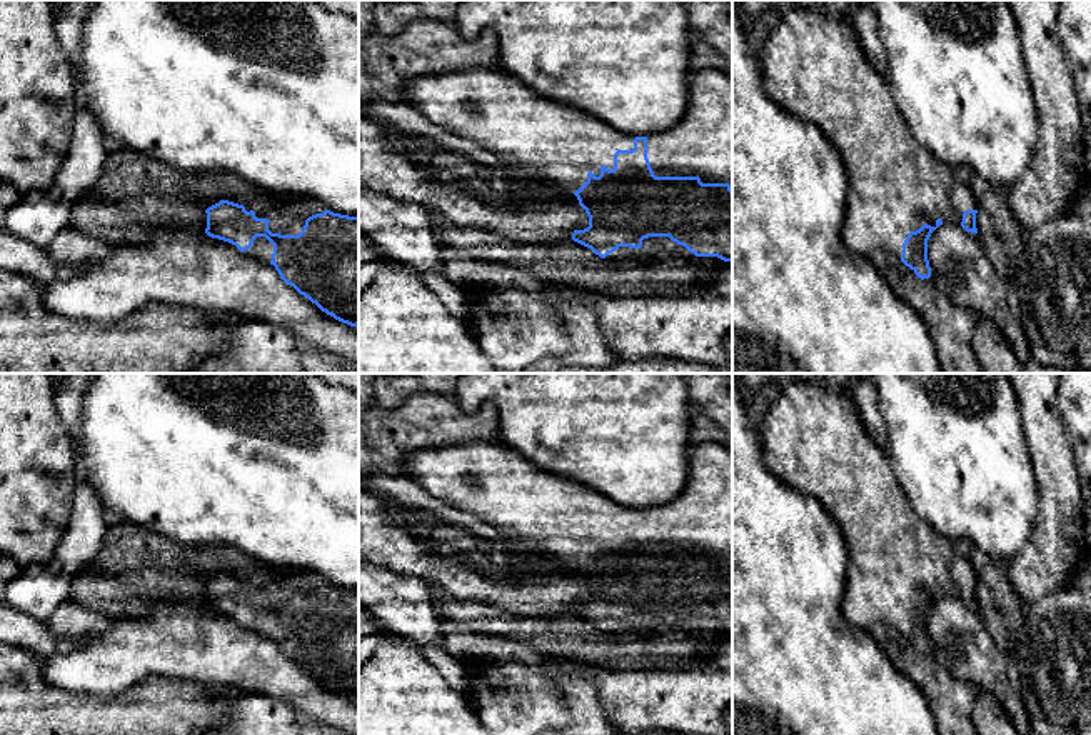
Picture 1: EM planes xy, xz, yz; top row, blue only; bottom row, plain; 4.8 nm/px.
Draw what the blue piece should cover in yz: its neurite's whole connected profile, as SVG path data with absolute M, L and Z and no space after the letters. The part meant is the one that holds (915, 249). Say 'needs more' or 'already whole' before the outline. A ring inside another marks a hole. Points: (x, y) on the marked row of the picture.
needs more | M794 7L771 28L759 55L766 93L786 112L812 122L836 147L849 180L842 243L852 253L891 253L918 278L931 277L928 240L946 222L978 233L978 202L911 132L886 78L866 58L851 20Z

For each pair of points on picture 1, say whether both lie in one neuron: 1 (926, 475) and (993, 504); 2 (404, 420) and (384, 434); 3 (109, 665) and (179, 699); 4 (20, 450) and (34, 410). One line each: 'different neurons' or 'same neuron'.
1: same neuron
2: same neuron
3: different neurons
4: same neuron

